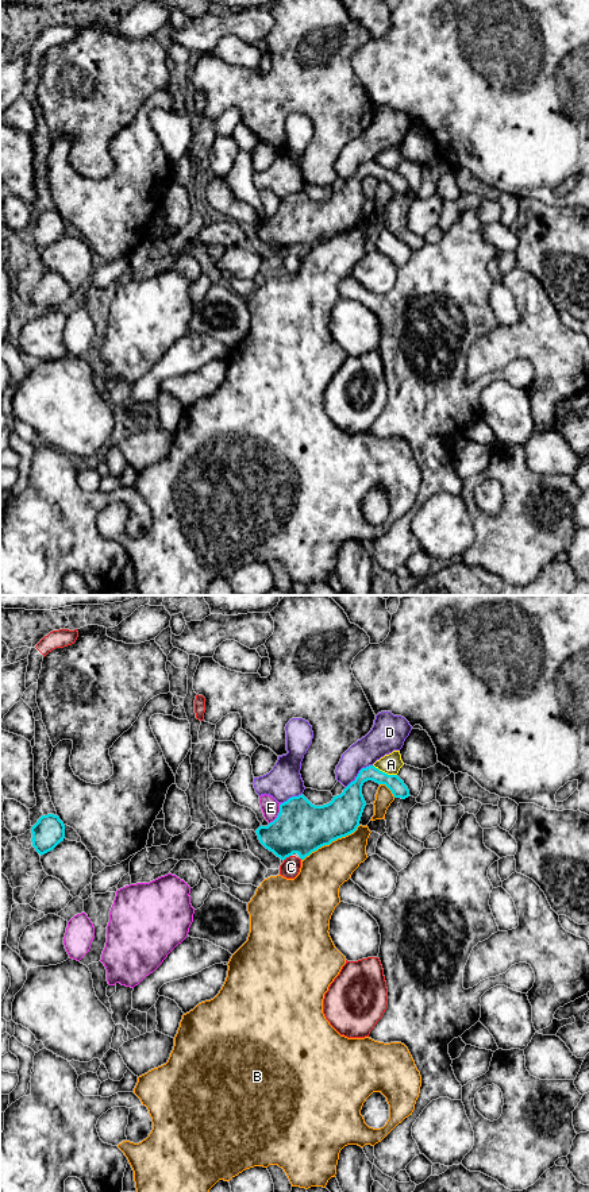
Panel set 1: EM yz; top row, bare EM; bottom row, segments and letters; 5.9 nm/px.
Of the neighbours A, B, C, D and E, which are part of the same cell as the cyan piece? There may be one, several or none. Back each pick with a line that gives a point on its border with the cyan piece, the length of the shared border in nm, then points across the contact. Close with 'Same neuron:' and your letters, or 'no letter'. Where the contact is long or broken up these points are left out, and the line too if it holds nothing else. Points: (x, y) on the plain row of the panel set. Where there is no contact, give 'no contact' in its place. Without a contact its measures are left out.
Same neuron: no letter

